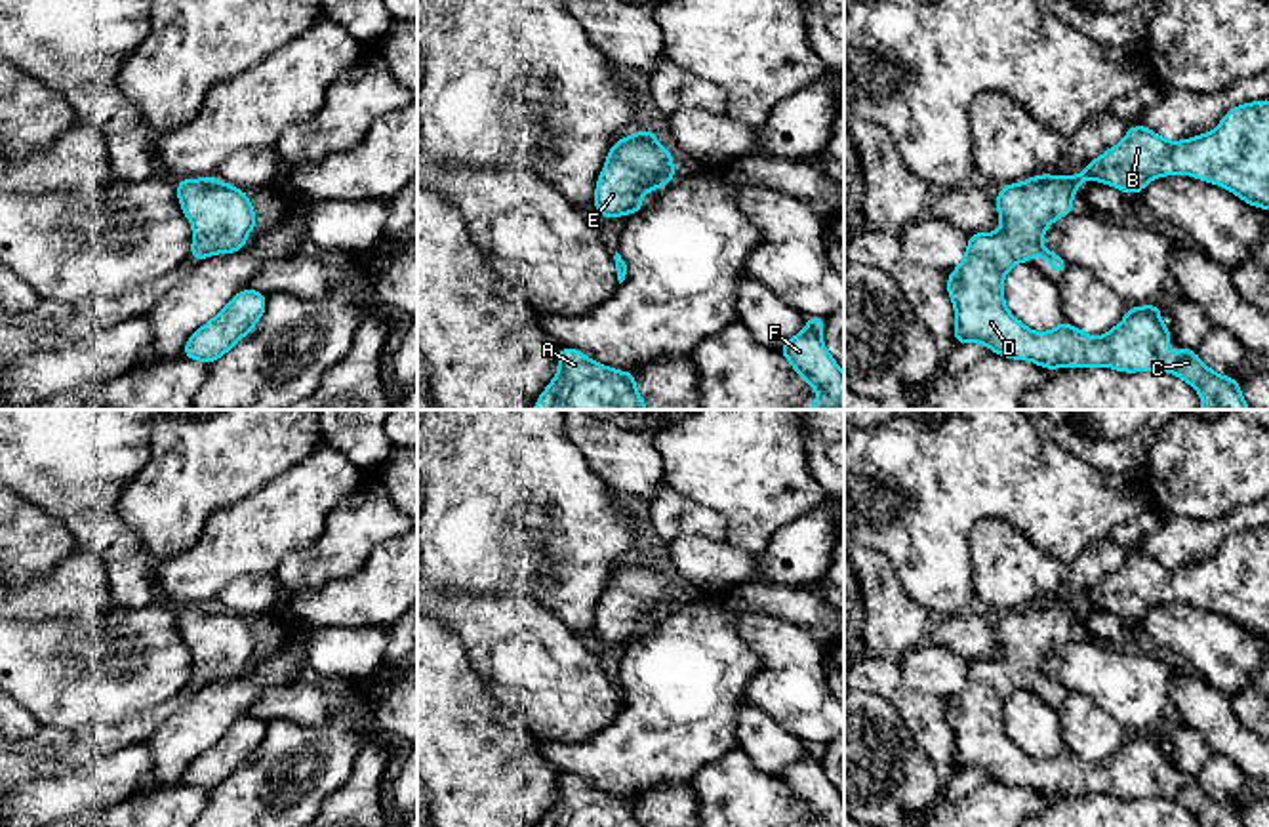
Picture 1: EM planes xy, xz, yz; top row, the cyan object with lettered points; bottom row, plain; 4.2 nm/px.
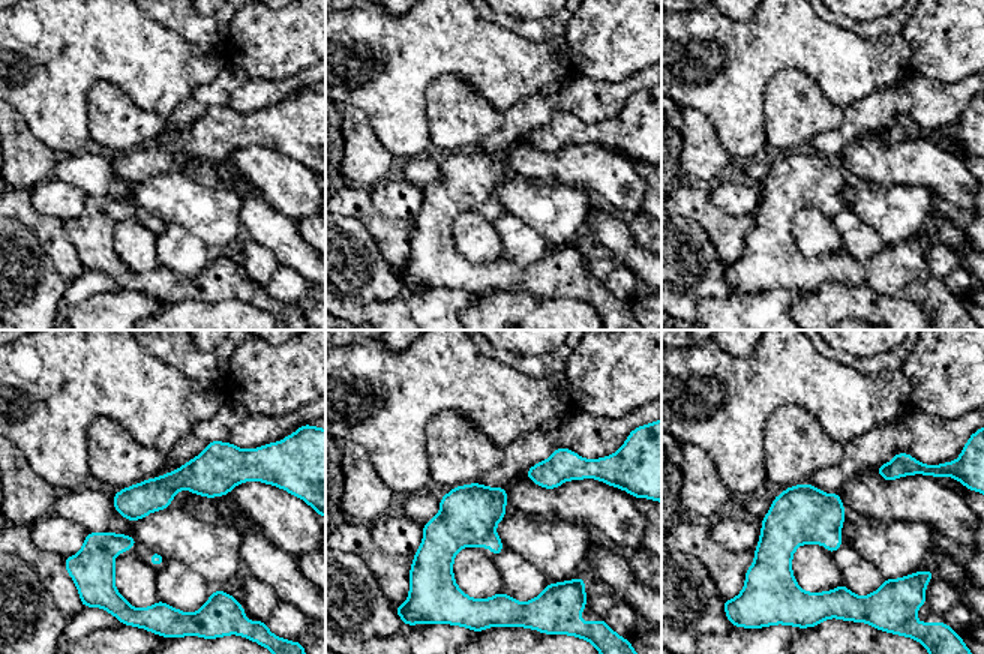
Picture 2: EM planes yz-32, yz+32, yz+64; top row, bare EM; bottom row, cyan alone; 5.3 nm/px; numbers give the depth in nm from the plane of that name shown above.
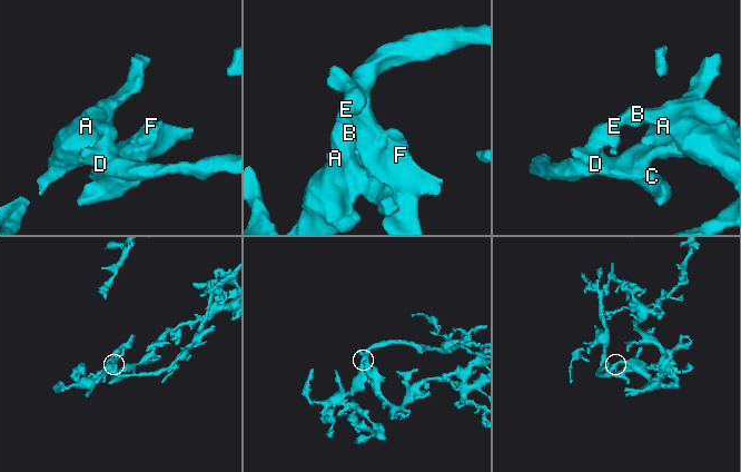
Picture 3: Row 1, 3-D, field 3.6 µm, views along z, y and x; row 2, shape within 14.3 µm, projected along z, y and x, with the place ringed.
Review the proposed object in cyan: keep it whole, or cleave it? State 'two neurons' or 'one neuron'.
one neuron

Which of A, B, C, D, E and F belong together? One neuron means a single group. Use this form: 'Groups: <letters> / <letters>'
Groups: A B C D E F

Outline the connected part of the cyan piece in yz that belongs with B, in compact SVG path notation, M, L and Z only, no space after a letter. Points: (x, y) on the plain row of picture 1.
M1269 526L1233 534L1214 558L1183 568L1168 568L1145 553L1130 553L1118 572L1094 585L1078 602L1040 600L1021 610L1004 612L995 623L1000 656L997 659L970 661L964 684L947 705L947 720L955 734L955 772L983 770L995 781L1029 787L1050 798L1056 795L1094 793L1124 800L1160 797L1197 816L1200 827L1244 827L1239 808L1212 798L1195 777L1179 774L1176 781L1168 779L1172 760L1160 747L1160 734L1155 730L1130 734L1124 745L1101 764L1088 762L1065 747L1050 758L1033 758L1004 730L1004 703L1014 692L1042 682L1052 697L1065 699L1065 686L1046 676L1042 663L1056 646L1073 640L1073 623L1084 606L1136 621L1151 606L1176 600L1223 614L1246 631L1269 636Z

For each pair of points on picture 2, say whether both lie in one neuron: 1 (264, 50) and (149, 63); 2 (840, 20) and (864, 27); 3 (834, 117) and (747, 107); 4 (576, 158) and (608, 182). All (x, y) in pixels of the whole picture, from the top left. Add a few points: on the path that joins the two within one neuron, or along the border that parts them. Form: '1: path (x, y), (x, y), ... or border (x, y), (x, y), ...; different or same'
1: border (224, 47), (230, 59); different
2: path (846, 23), (858, 27); same
3: border (776, 75), (764, 93), (767, 143); different
4: path (584, 164), (590, 164), (600, 174); same

